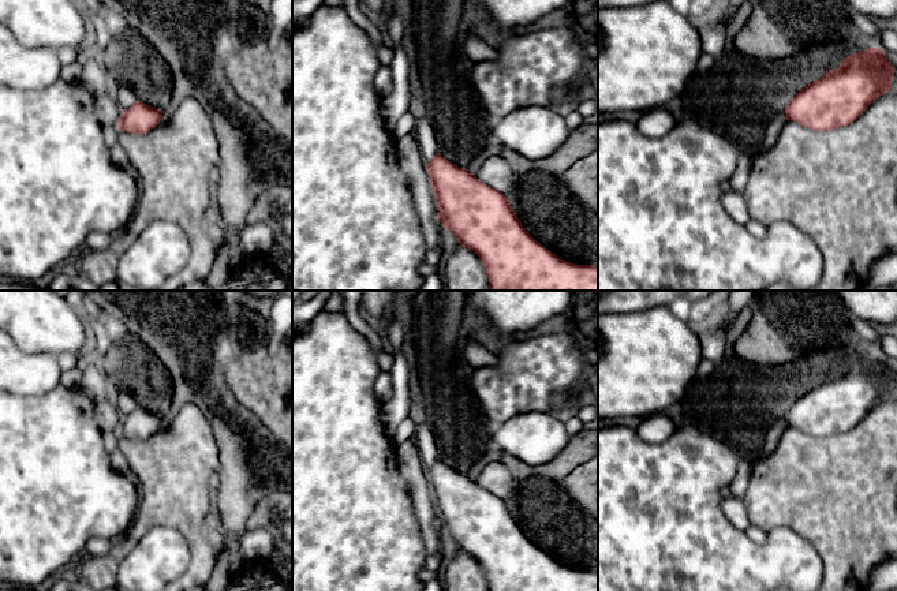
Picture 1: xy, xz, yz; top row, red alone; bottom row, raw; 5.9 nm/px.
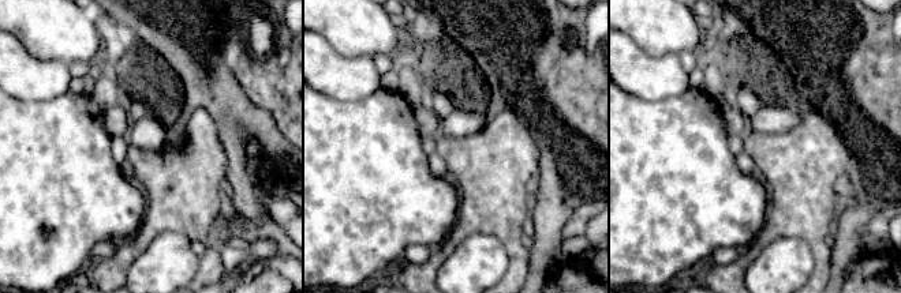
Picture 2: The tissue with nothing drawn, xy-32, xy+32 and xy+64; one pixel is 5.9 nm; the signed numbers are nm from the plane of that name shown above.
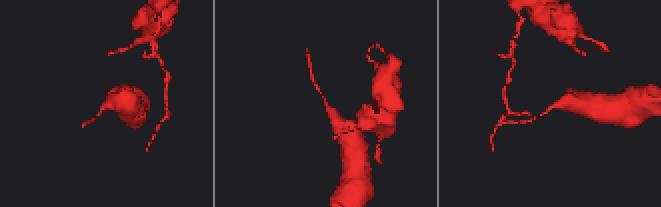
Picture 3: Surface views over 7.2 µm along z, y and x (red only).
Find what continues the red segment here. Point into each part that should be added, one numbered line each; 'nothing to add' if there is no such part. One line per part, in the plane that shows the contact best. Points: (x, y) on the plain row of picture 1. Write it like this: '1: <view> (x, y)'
nothing to add

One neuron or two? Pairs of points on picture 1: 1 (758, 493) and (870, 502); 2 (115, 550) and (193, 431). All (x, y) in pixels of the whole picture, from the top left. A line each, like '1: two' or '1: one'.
1: one
2: one

